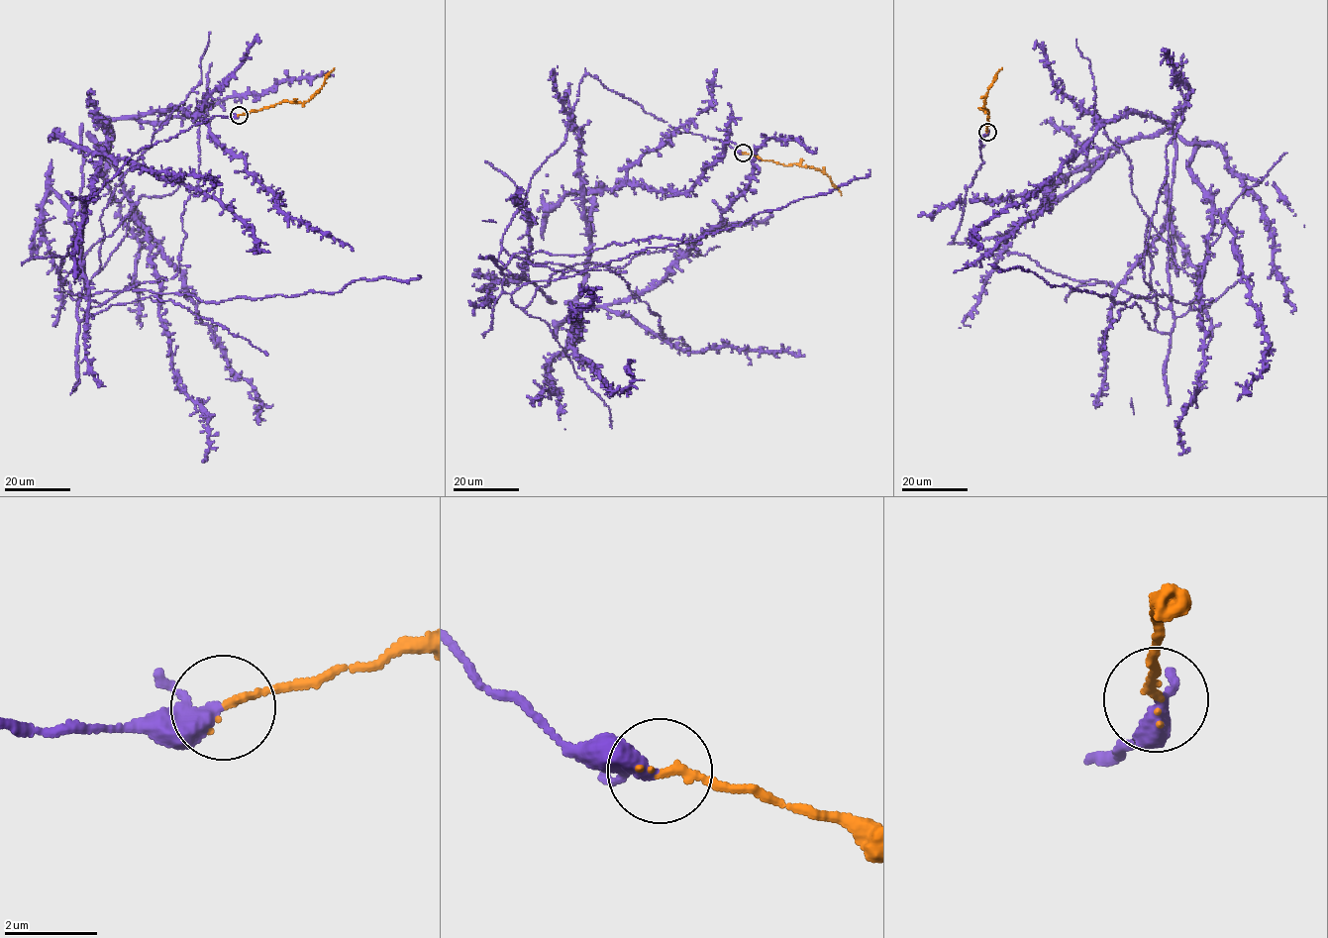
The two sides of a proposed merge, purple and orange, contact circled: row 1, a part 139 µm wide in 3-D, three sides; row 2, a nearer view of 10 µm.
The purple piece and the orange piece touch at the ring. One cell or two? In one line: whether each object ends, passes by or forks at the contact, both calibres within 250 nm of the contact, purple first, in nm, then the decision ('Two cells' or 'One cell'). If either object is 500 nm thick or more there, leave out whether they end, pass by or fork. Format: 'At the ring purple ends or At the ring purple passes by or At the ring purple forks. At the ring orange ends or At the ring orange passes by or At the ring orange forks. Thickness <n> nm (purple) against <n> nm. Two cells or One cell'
At the ring purple passes by. At the ring orange ends. Thickness 300 nm (purple) against 160 nm. One cell

